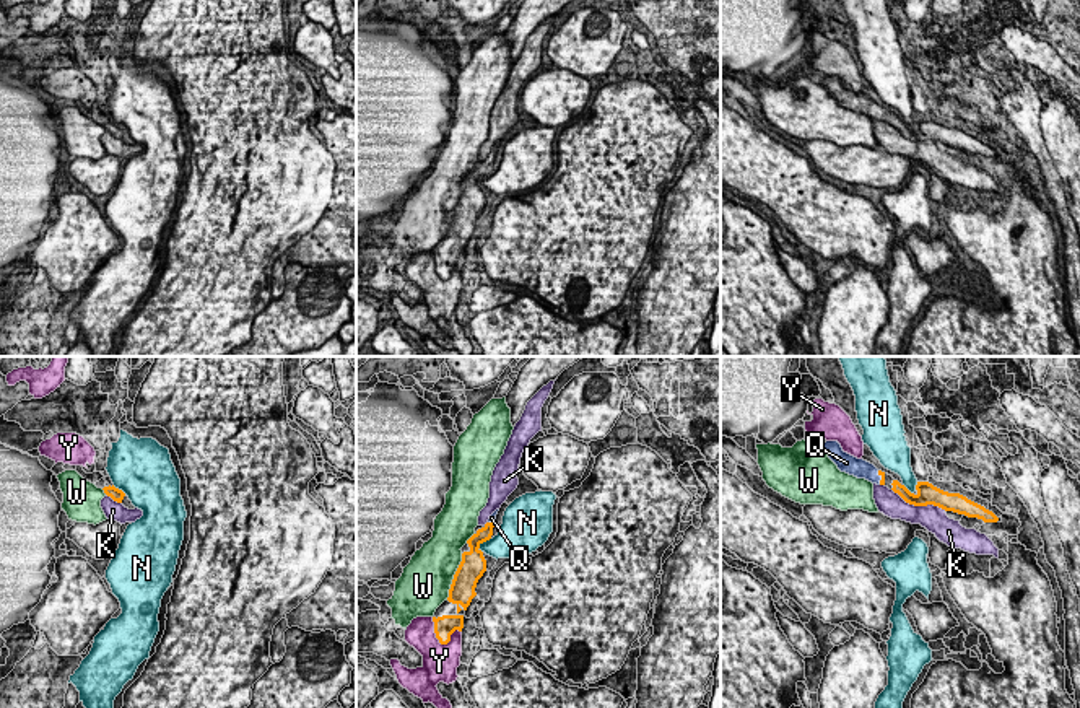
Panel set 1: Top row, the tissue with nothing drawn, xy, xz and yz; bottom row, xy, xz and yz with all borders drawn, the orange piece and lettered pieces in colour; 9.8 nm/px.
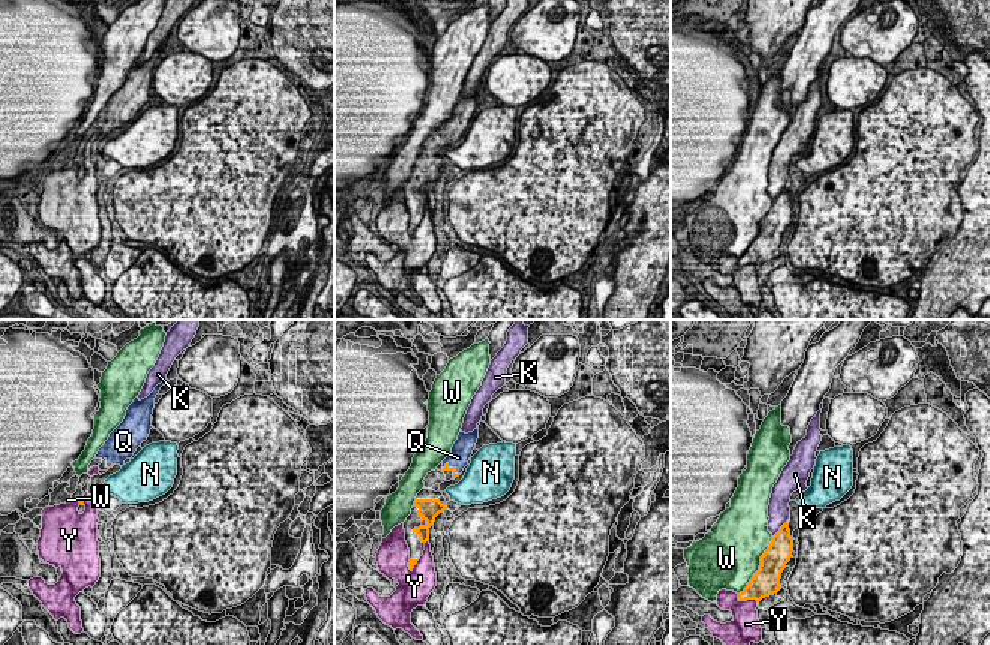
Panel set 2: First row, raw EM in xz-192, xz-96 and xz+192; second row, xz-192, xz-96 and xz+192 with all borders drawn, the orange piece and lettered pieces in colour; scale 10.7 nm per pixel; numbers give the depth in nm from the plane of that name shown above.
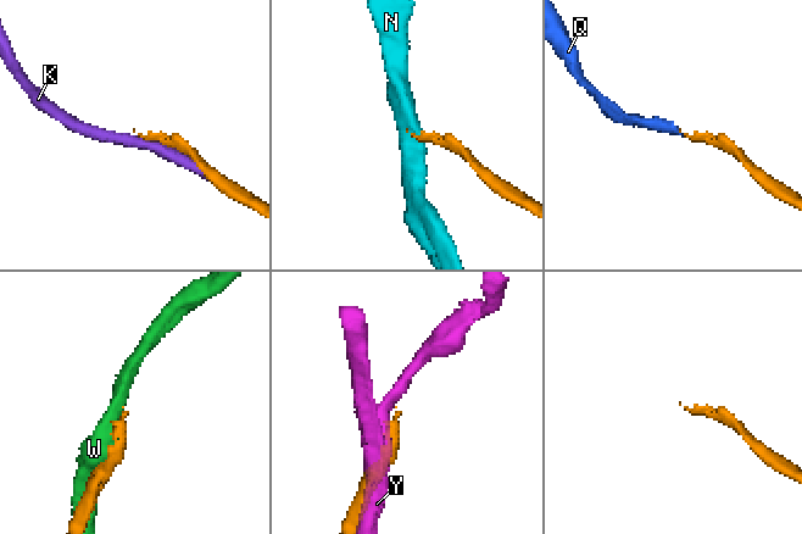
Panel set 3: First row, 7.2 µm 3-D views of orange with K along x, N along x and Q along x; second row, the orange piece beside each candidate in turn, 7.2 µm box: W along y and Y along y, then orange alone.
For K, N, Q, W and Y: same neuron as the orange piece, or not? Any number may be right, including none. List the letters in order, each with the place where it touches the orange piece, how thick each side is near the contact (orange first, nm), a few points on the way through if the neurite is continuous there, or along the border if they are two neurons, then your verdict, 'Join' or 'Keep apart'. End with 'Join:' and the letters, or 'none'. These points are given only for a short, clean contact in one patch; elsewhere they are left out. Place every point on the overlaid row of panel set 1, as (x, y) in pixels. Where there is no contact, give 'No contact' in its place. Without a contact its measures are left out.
K: Touches orange at yz (919, 505). Thickness 200 nm (orange) against 240 nm. Keep apart
N: Touches orange at xz (482, 542). Thickness 240 nm (orange) against 280 nm. Boundary: xz (490, 537), (480, 546), (482, 552). Keep apart
Q: Touches orange at yz (882, 477). Thickness 60 nm (orange) against 190 nm. Path across: yz (882, 482), (882, 477), (859, 467). Join
W: Touches orange at xz (454, 576). Thickness 260 nm (orange) against 460 nm. Keep apart
Y: Touches orange at xz (439, 642). Thickness 200 nm (orange) against 360 nm. Keep apart
Join: Q

